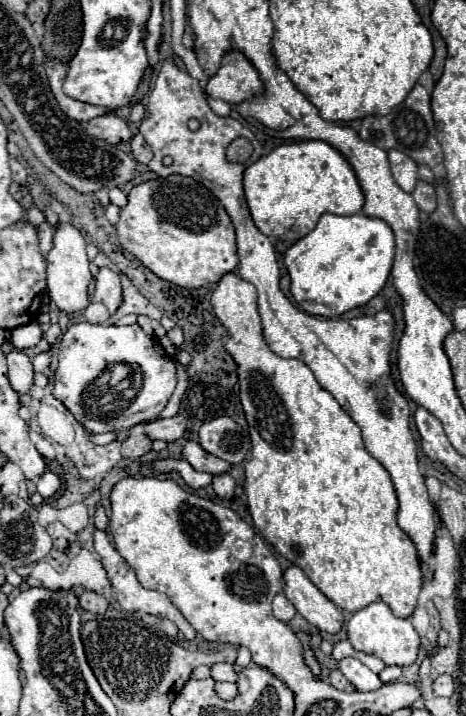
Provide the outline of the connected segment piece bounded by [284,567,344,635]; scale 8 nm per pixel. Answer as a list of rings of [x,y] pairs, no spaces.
[[[300,567],[284,571],[284,595],[298,609],[298,613],[318,627],[322,633],[336,635],[344,627],[342,609],[338,609],[306,575]]]

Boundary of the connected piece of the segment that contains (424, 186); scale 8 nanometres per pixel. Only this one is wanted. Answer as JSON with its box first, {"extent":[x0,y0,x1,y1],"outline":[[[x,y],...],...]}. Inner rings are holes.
{"extent":[412,179,436,213],"outline":[[[418,179],[416,189],[412,193],[416,205],[424,211],[424,213],[432,213],[436,209],[436,193],[434,193],[434,185],[426,183],[422,179]]]}

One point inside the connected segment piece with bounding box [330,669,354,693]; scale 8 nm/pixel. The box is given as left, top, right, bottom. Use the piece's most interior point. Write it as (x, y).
(337, 679)

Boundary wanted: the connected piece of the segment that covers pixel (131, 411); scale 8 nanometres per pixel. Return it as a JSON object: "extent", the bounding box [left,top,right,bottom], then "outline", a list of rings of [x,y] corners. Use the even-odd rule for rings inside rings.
{"extent":[52,321,176,433],"outline":[[[80,321],[60,339],[52,395],[86,431],[118,433],[156,417],[172,397],[176,381],[174,359],[138,323],[118,327]]]}

